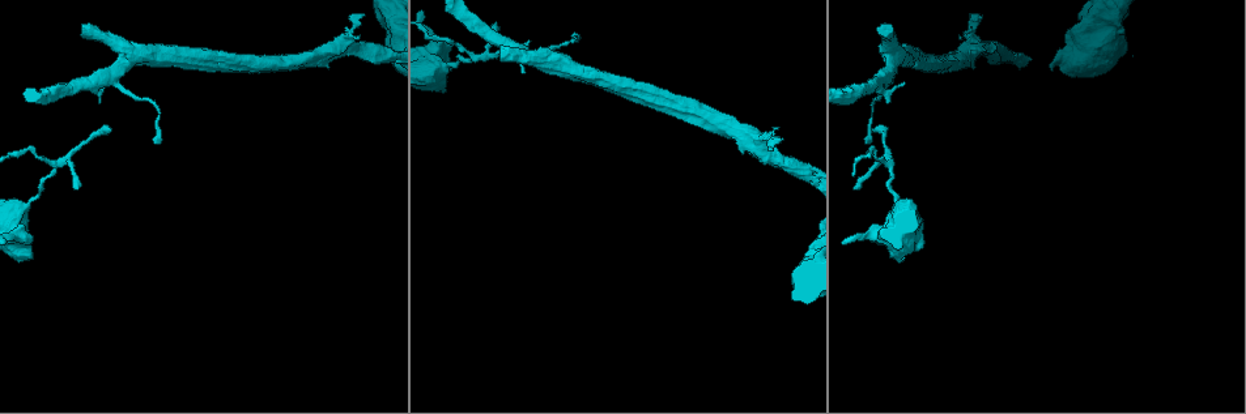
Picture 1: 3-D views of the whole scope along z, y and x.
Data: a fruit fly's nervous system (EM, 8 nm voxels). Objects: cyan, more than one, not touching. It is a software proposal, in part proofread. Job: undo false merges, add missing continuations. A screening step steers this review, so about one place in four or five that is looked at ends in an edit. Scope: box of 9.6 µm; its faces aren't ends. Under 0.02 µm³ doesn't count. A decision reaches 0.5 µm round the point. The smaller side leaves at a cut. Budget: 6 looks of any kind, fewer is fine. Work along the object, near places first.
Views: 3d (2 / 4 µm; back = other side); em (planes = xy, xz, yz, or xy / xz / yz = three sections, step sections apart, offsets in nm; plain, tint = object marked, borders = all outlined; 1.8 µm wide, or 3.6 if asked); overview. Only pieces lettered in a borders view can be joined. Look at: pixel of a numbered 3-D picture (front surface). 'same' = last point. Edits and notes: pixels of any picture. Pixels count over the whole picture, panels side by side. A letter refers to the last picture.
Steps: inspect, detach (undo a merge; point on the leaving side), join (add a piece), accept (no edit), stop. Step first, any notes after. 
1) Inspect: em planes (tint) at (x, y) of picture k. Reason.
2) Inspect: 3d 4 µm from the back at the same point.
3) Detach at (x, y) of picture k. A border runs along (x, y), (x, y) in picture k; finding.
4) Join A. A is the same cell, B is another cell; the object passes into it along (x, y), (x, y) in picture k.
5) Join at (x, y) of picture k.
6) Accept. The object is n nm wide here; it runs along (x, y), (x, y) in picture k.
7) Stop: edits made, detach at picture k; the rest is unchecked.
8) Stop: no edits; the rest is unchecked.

Inspect: 3d 2 µm at (881, 26) of picture 1. Branch stops here.

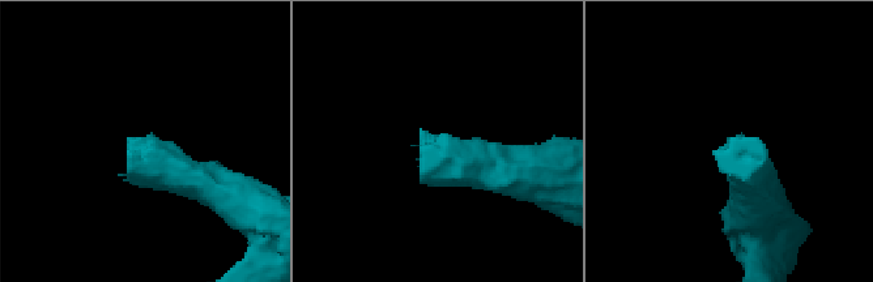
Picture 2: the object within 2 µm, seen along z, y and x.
Inspect: em 3.6 µm xy step 16 (borders) at (420, 148) of picture 2. Shape alone is not enough.

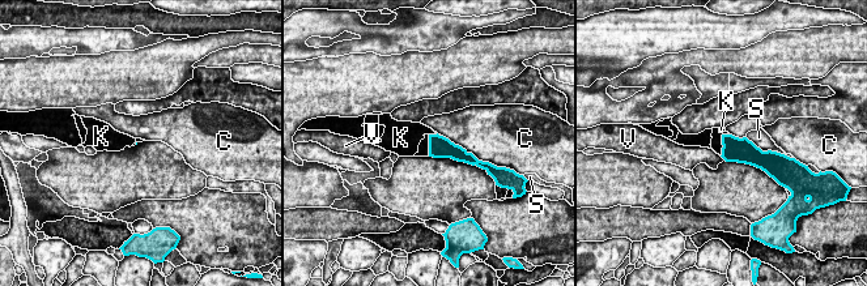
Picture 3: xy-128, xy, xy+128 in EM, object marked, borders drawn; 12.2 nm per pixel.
Inspect: em 3.6 µm planes (borders) at the same point. Cut it another way.

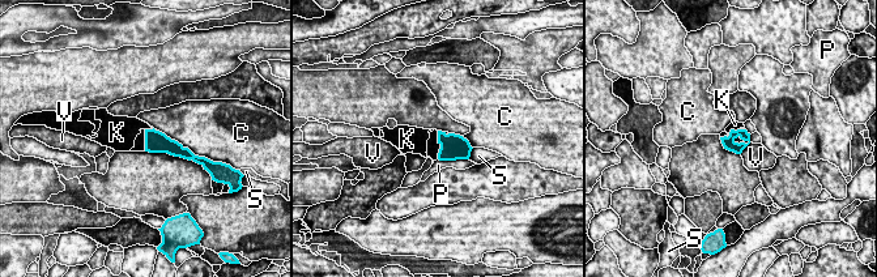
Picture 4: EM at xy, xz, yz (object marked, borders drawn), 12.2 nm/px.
Join K. K is the same cell, C, P, S and V are other cells; the neuron continues.

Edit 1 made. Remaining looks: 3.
Inspect: overview. Redraw.

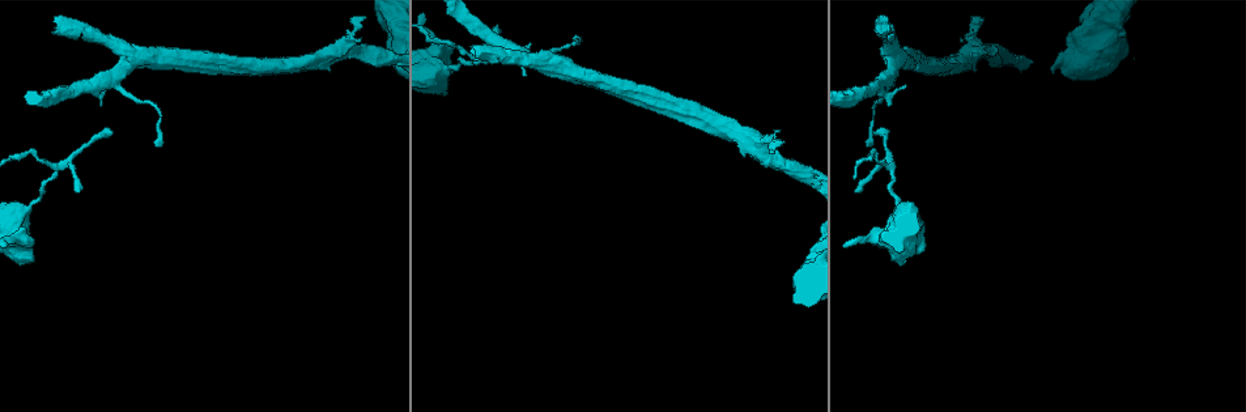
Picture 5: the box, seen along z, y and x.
Inspect: em 3.6 µm planes (tint) at (921, 251) of picture 5. Stops while still wide.

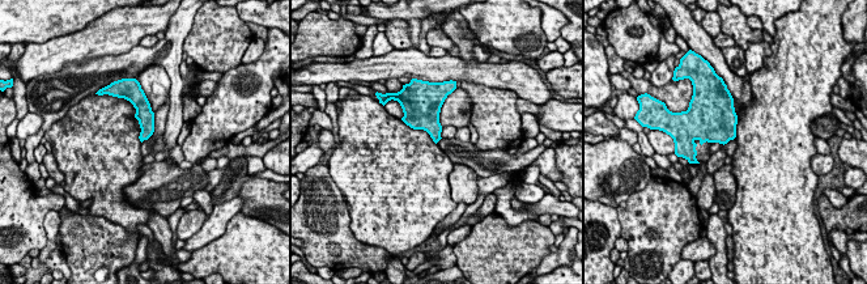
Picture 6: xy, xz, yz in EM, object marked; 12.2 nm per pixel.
Inspect: em 3.6 µm planes (borders) at the same point. What lies round it.

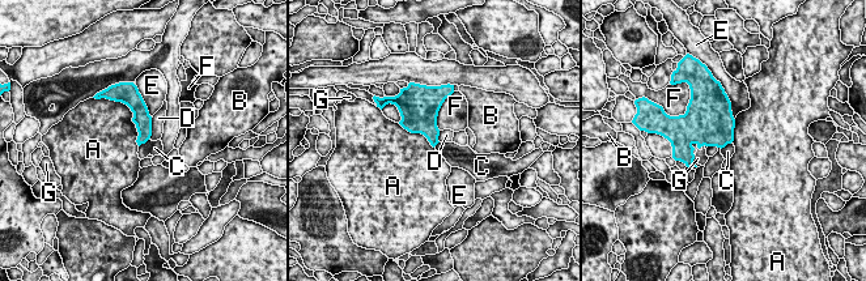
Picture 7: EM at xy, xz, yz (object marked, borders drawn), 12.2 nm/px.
Join G. The longest contact is with A, 600 nm; G is the same cell, A, B, C, D, E and F are other cells; the object passes into it along (682, 143), (693, 158), (701, 158) in picture 7; it goes on there.

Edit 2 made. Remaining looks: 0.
Stop: edits made, join at picture 4, join at picture 7; the rest is unchecked.

